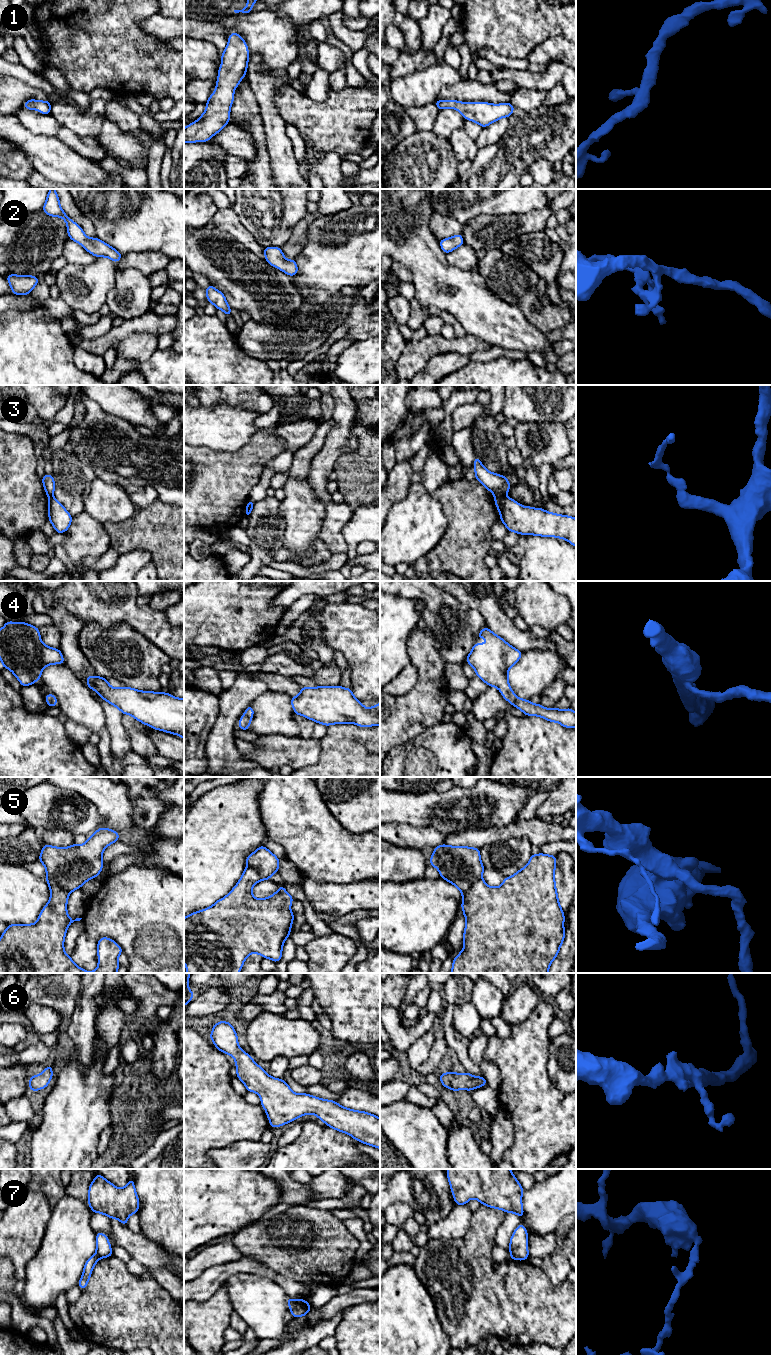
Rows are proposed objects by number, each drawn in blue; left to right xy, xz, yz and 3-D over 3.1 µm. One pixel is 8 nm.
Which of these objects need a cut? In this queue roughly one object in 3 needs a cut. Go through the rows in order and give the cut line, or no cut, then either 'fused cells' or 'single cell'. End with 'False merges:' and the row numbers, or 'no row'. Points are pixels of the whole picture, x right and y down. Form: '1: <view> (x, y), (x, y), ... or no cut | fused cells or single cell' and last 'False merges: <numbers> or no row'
1: no cut | single cell
2: no cut | single cell
3: yz (505, 496), (497, 496), (495, 498) | fused cells
4: no cut | single cell
5: yz (481, 877), (473, 883), (463, 899) | fused cells
6: no cut | single cell
7: xy (95, 1254), (99, 1258) | fused cells
False merges: 3, 5, 7

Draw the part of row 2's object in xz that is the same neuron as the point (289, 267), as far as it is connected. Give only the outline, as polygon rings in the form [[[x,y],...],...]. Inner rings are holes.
[[[265,247],[263,252],[265,260],[271,266],[278,268],[291,277],[298,273],[295,259],[286,260],[280,247]]]

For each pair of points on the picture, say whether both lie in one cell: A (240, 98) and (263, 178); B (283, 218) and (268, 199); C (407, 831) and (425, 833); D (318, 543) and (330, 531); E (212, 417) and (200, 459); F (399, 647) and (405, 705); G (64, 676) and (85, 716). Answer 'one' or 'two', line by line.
A: one
B: one
C: one
D: two
E: two
F: two
G: one

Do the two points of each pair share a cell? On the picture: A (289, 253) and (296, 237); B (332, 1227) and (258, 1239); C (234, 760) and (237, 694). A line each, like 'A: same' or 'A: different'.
A: same
B: same
C: same

